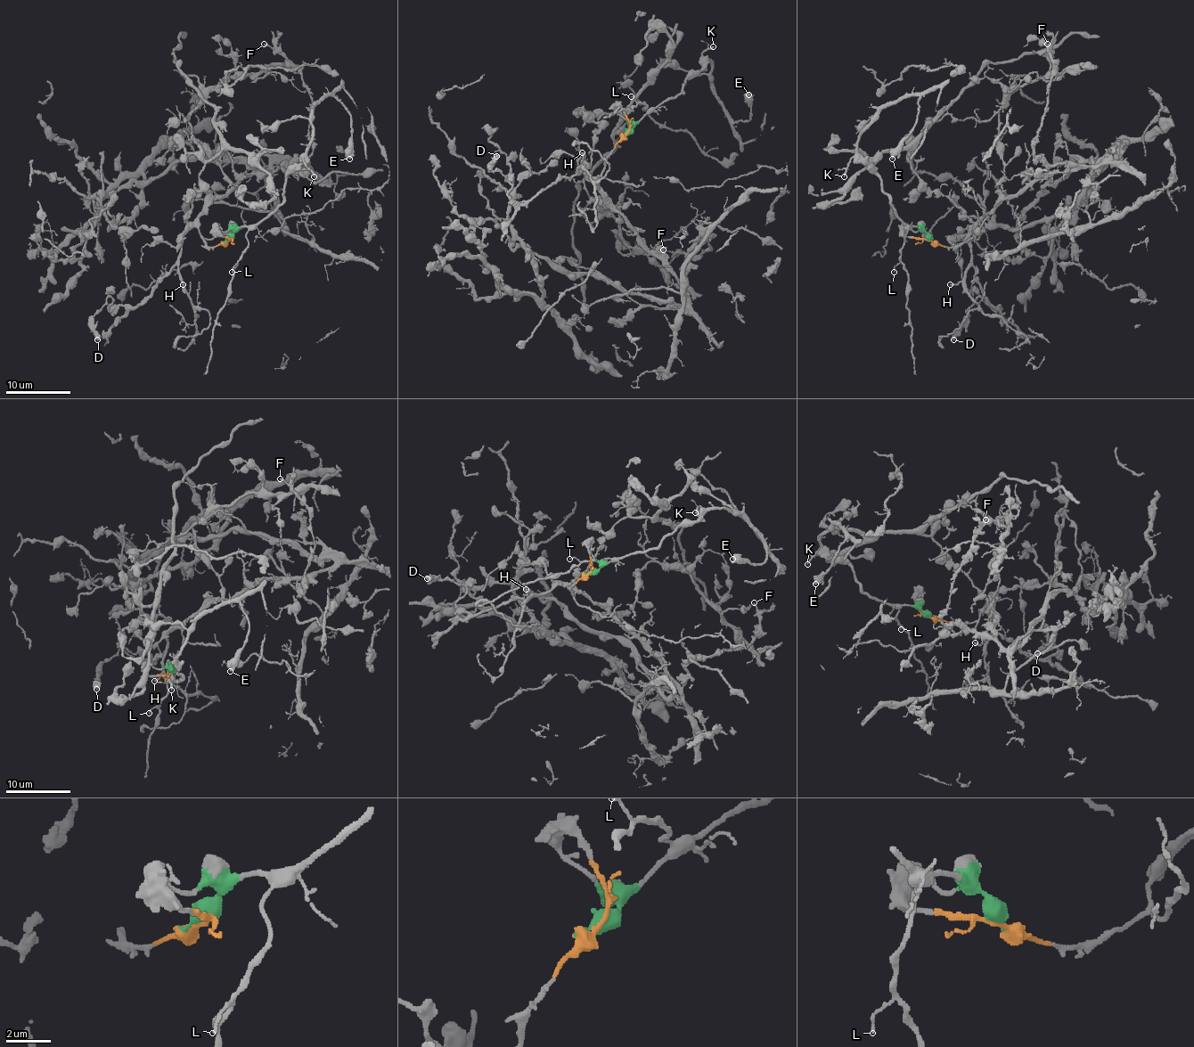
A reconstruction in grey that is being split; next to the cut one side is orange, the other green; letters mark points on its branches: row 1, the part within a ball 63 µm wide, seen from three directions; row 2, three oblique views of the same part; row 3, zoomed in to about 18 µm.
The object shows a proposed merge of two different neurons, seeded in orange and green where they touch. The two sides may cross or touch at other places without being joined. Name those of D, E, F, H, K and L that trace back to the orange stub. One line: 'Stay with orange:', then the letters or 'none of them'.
Stay with orange: D, F, H

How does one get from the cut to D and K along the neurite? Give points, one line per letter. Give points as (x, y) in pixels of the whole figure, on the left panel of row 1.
D: (227, 240), (208, 246), (192, 227), (154, 290), (134, 306), (109, 309), (109, 297), (93, 317), (98, 340)
K: (227, 240), (239, 228), (253, 227), (283, 200), (285, 176), (303, 162), (303, 158), (305, 166), (314, 176)

